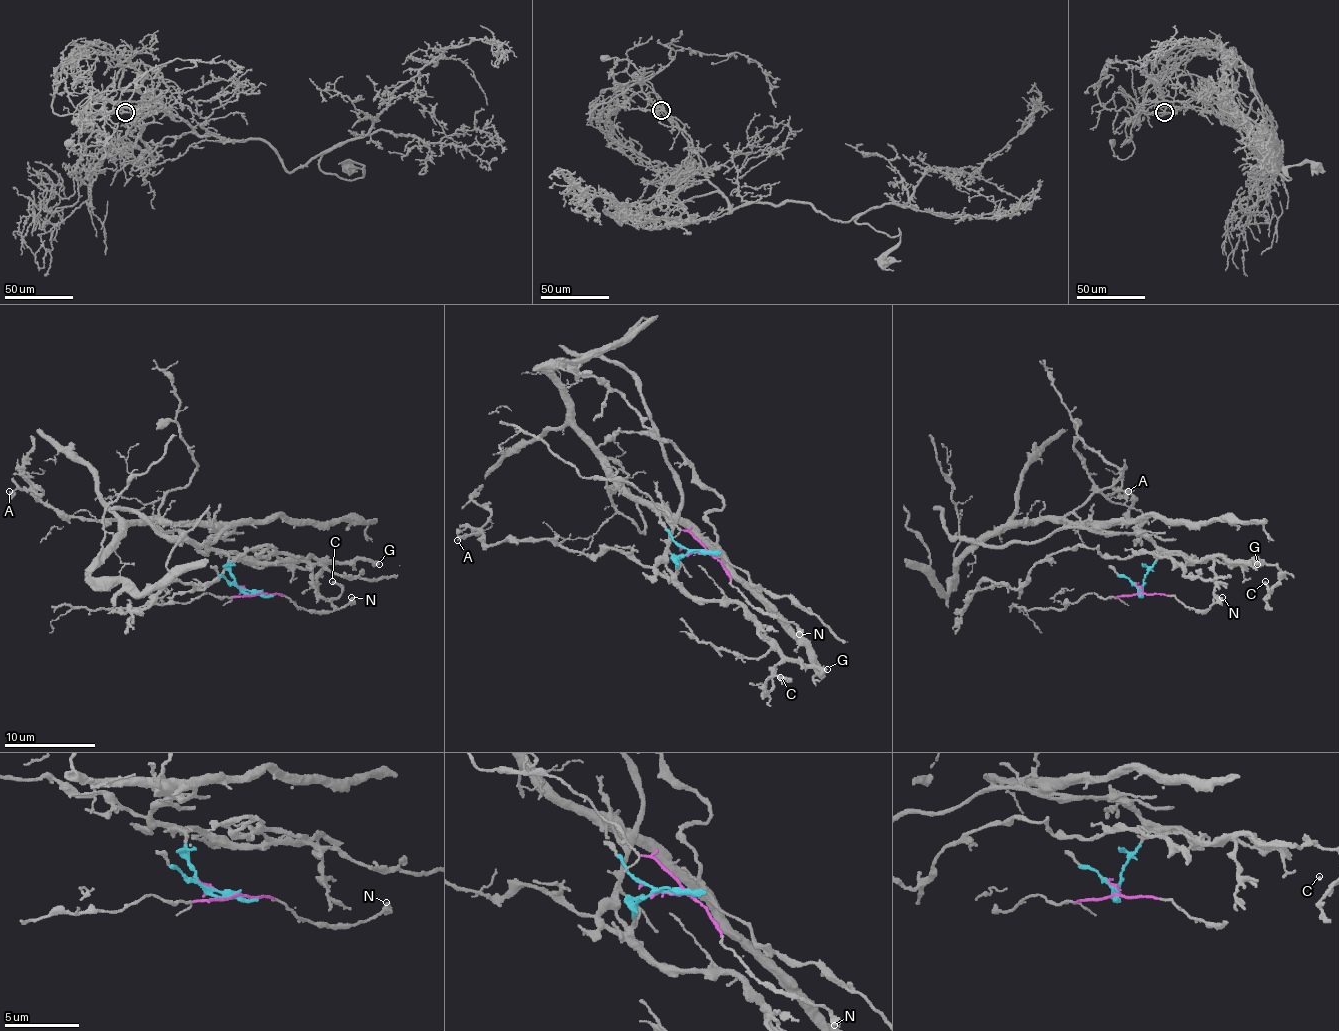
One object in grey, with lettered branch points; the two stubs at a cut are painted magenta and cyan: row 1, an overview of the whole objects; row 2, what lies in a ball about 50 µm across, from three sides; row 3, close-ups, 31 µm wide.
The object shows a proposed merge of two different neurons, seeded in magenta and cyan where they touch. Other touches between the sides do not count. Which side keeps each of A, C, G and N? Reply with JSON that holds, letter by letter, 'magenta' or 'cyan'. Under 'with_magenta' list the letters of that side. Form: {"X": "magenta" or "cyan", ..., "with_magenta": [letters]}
{"A": "cyan", "C": "cyan", "G": "cyan", "N": "magenta", "with_magenta": ["N"]}

